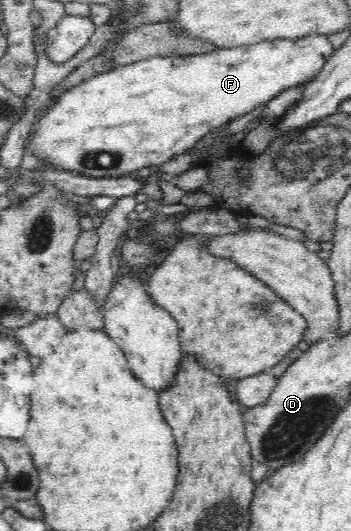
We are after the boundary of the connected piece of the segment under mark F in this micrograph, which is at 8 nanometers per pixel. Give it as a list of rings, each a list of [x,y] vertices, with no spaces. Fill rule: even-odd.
[[[325,35],[275,39],[253,46],[219,49],[197,56],[153,57],[116,67],[61,93],[41,110],[41,118],[26,146],[31,155],[53,168],[90,178],[131,175],[142,168],[158,169],[175,155],[187,153],[205,134],[253,109],[271,103],[289,87],[309,85],[323,71],[335,48]]]

